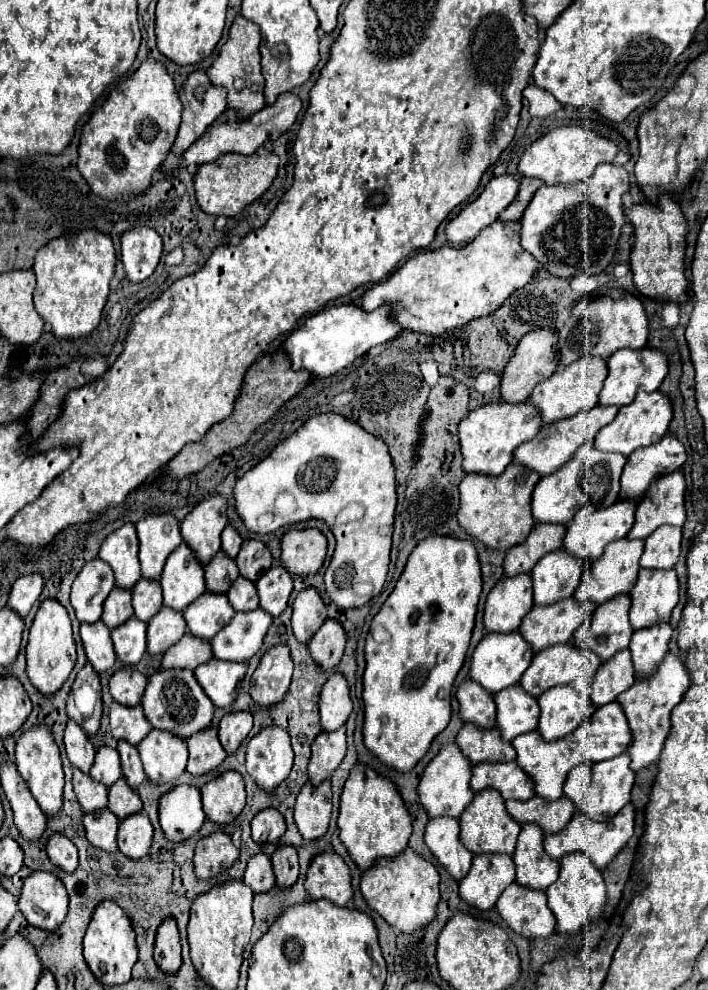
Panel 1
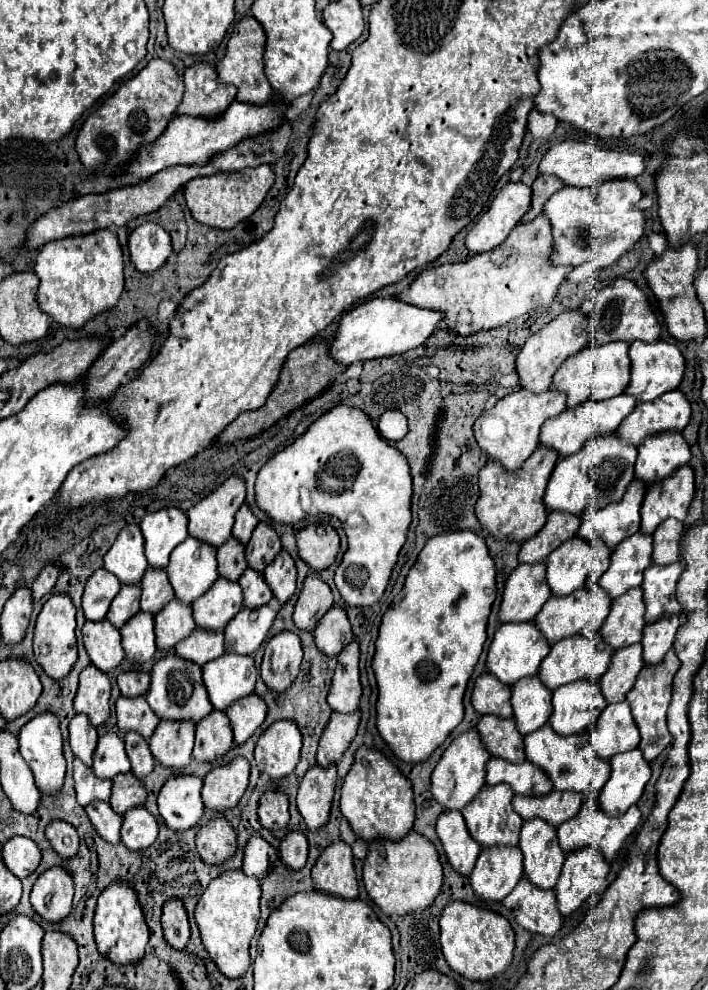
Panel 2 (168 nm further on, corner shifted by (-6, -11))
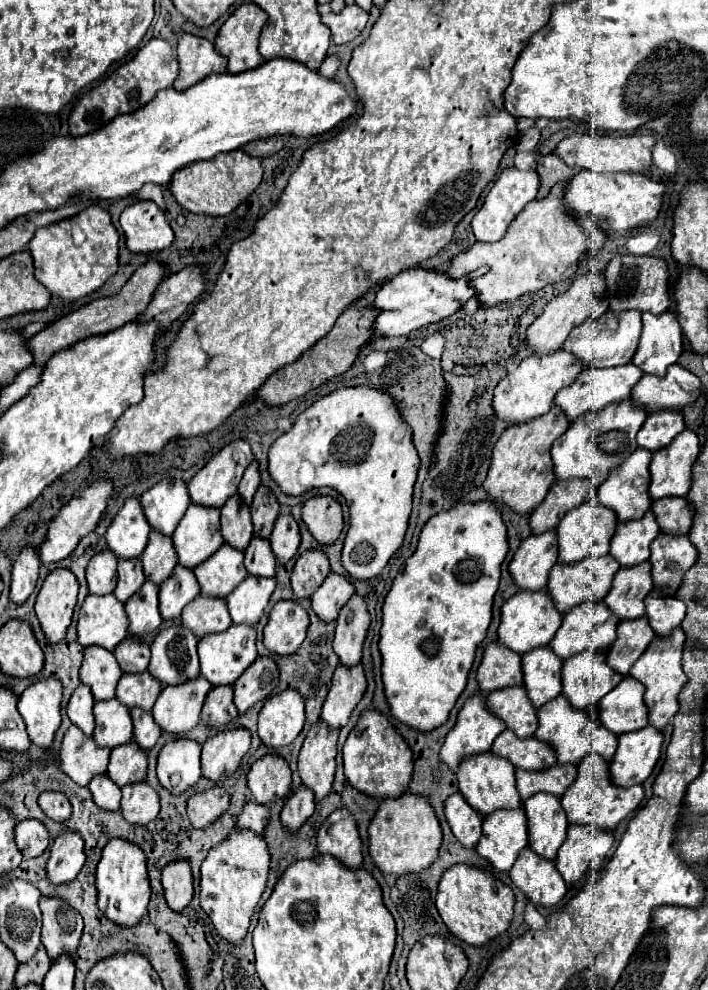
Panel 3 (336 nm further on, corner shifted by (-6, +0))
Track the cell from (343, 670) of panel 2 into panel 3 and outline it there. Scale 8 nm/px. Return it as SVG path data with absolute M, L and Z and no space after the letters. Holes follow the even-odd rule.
M353 594L337 616L333 648L339 656L339 662L353 666L353 662L361 660L361 648L367 636L369 622L371 622L371 616L369 616L365 598L359 594Z

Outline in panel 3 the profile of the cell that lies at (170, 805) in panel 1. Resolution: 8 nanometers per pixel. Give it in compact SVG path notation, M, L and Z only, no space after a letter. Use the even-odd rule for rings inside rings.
M179 738L167 742L157 756L157 778L173 794L185 792L201 778L201 746L195 740Z

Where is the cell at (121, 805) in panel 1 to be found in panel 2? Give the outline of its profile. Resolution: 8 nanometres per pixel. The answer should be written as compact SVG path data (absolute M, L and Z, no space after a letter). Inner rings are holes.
M127 773L123 777L117 777L113 781L113 795L111 795L111 807L115 813L125 815L133 807L143 807L147 801L147 791L141 781L133 777L133 773Z

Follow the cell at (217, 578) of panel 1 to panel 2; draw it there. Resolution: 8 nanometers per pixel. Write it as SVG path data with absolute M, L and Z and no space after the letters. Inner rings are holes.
M231 537L221 549L217 549L217 563L219 563L217 565L219 577L225 577L229 581L239 581L239 577L247 569L245 547L239 547L237 541L233 541Z

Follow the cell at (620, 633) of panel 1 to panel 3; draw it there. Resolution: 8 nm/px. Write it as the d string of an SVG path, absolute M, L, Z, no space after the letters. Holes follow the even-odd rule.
M641 562L635 566L623 566L613 578L613 586L605 596L607 606L619 620L639 618L645 614L645 596L653 590L651 564Z

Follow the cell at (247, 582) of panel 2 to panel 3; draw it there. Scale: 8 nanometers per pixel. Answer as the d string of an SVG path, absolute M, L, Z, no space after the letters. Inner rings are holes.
M253 536L247 550L245 550L247 572L271 578L271 576L275 576L275 566L277 566L277 558L271 550L269 540L261 538L261 536Z

